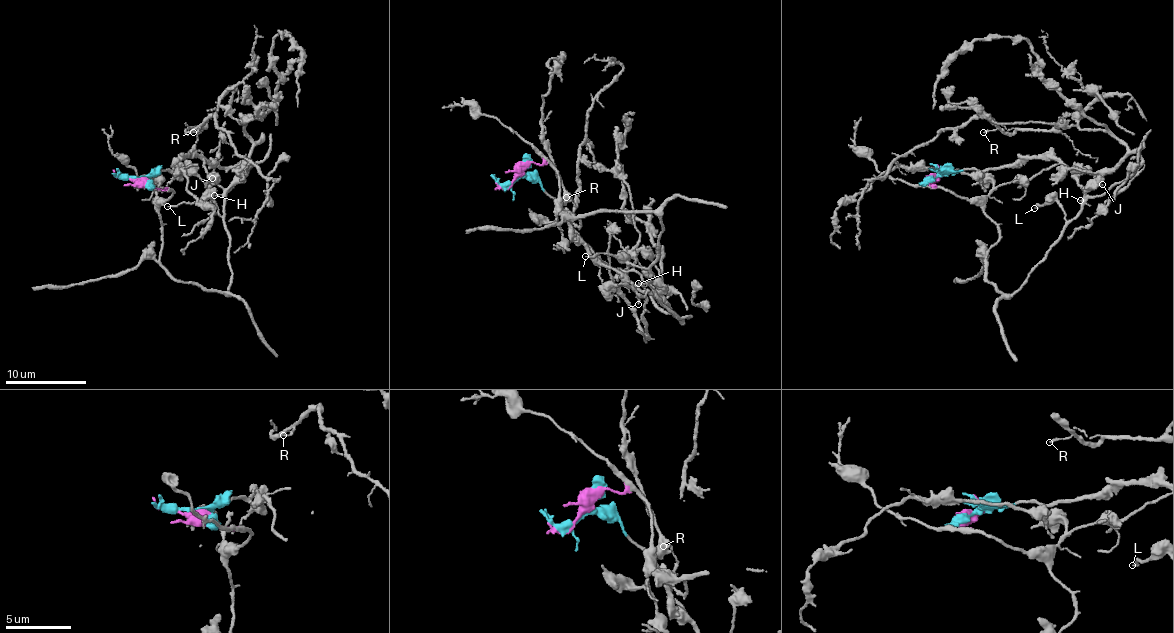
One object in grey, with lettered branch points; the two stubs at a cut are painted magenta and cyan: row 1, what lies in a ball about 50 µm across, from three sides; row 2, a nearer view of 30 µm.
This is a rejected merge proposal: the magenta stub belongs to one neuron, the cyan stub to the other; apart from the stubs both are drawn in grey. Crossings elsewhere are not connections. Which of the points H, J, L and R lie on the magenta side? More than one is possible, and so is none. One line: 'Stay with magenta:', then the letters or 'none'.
Stay with magenta: H, J, L

